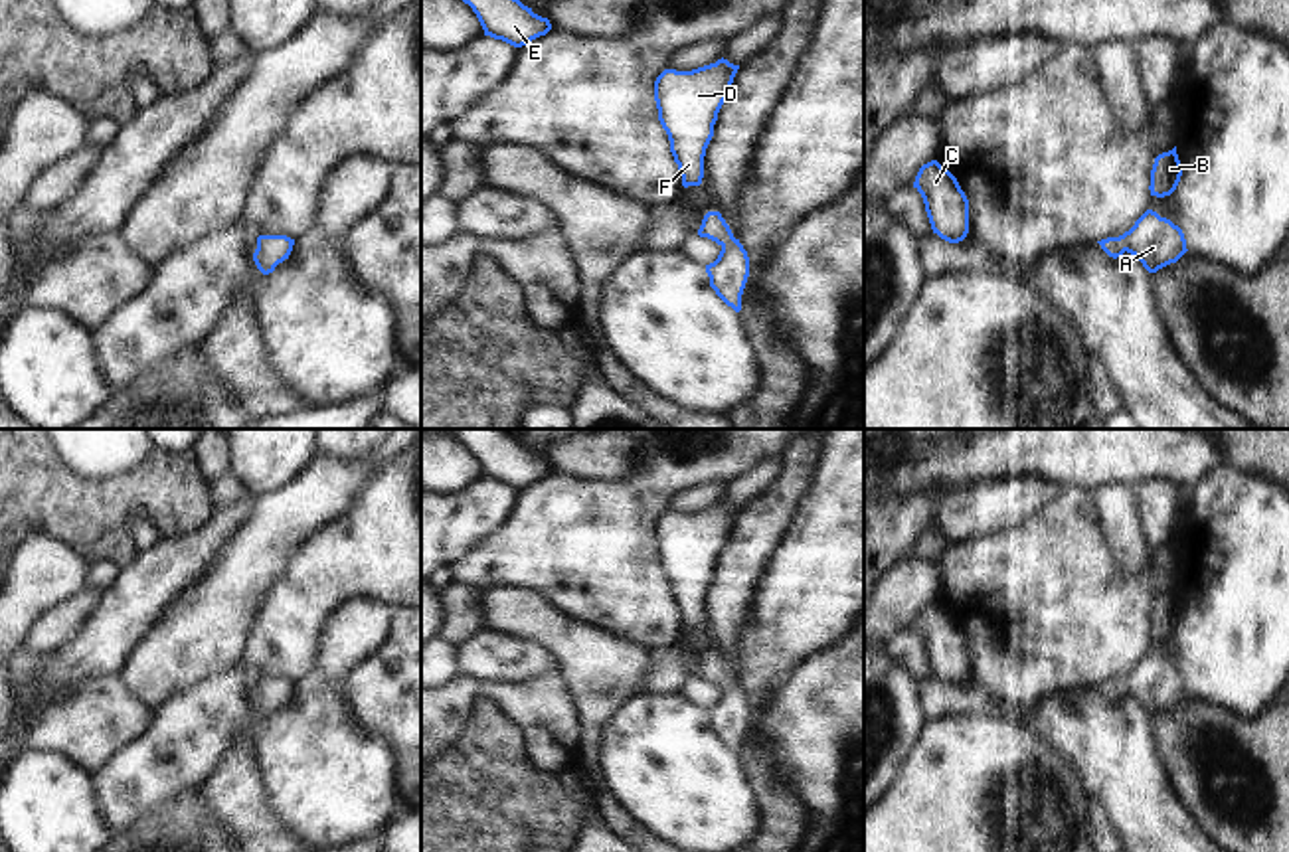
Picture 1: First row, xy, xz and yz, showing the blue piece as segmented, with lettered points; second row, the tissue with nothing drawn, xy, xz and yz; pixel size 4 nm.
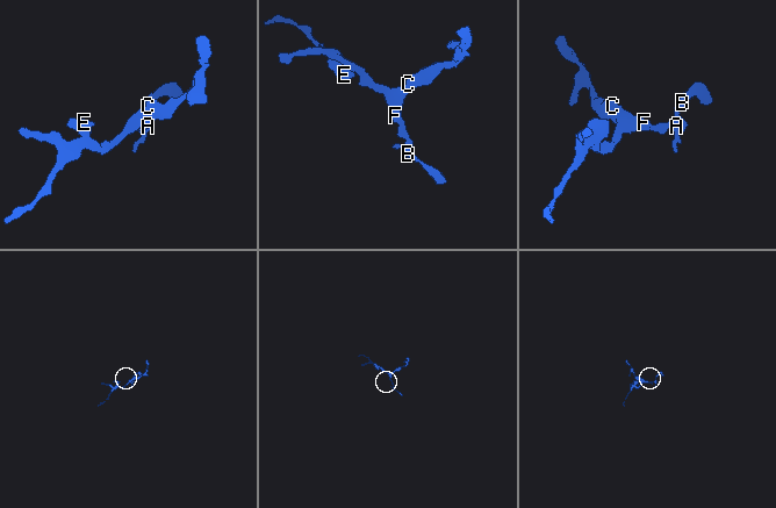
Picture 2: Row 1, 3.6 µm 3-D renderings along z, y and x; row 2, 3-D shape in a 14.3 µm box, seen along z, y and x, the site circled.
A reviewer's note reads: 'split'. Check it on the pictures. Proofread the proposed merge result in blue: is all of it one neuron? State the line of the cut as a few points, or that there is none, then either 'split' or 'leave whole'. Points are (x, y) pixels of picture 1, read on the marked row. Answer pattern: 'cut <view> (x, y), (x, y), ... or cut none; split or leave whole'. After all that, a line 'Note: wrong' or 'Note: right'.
cut none; leave whole
Note: wrong

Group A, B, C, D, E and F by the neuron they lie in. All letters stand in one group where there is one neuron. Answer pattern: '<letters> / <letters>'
A B C D E F

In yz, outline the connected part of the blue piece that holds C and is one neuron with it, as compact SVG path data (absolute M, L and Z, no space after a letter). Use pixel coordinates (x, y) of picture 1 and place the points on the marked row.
M937 160L923 164L913 188L921 194L933 233L959 243L969 233L969 200L957 178Z

